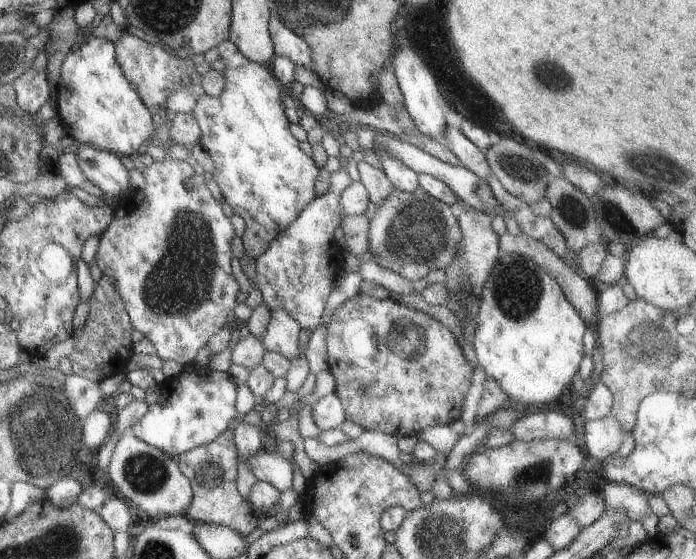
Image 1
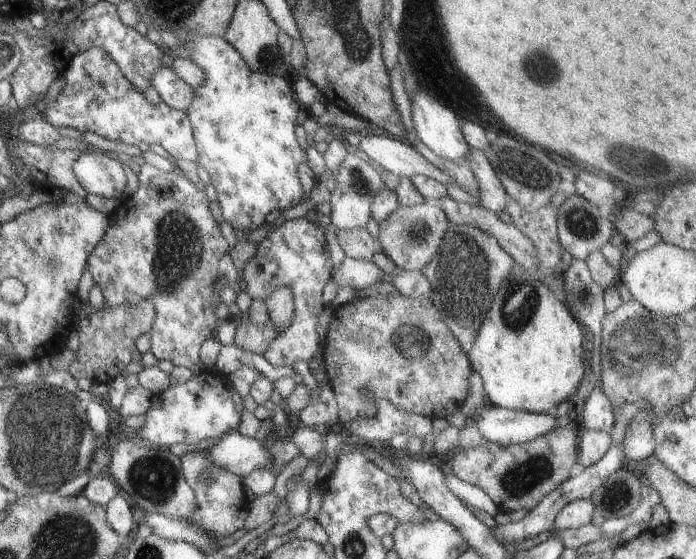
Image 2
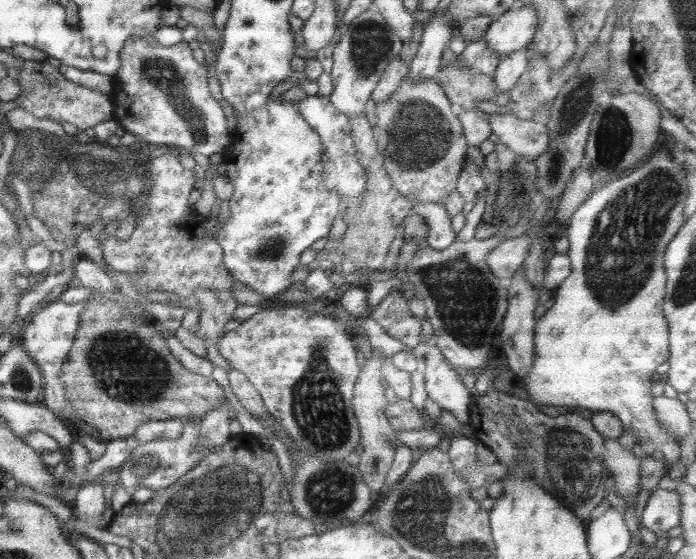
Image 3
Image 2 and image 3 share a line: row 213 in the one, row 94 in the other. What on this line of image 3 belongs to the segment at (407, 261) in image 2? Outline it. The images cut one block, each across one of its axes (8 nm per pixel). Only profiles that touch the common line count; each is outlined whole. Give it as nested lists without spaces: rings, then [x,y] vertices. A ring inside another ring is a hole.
[[[405,76],[399,88],[387,100],[375,105],[374,115],[376,147],[381,154],[383,168],[391,186],[405,197],[409,204],[441,202],[445,195],[456,188],[461,163],[465,161],[468,152],[461,124],[457,116],[451,113],[450,103],[443,95],[442,89],[433,78],[422,80],[421,83],[411,83]]]

